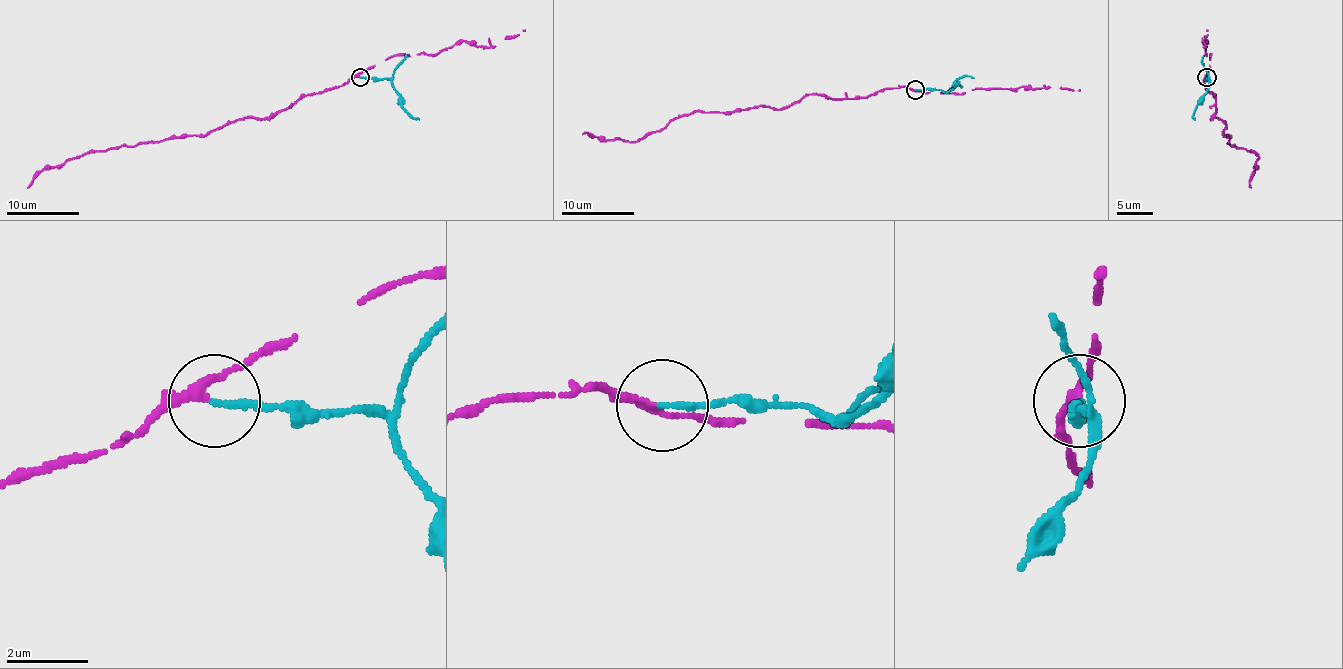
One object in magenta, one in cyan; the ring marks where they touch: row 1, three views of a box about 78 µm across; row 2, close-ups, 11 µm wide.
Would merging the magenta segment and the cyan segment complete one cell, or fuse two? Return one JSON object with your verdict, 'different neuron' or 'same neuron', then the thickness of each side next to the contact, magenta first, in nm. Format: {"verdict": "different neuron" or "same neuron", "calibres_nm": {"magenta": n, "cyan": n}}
{"verdict": "different neuron", "calibres_nm": {"magenta": 190, "cyan": 150}}

